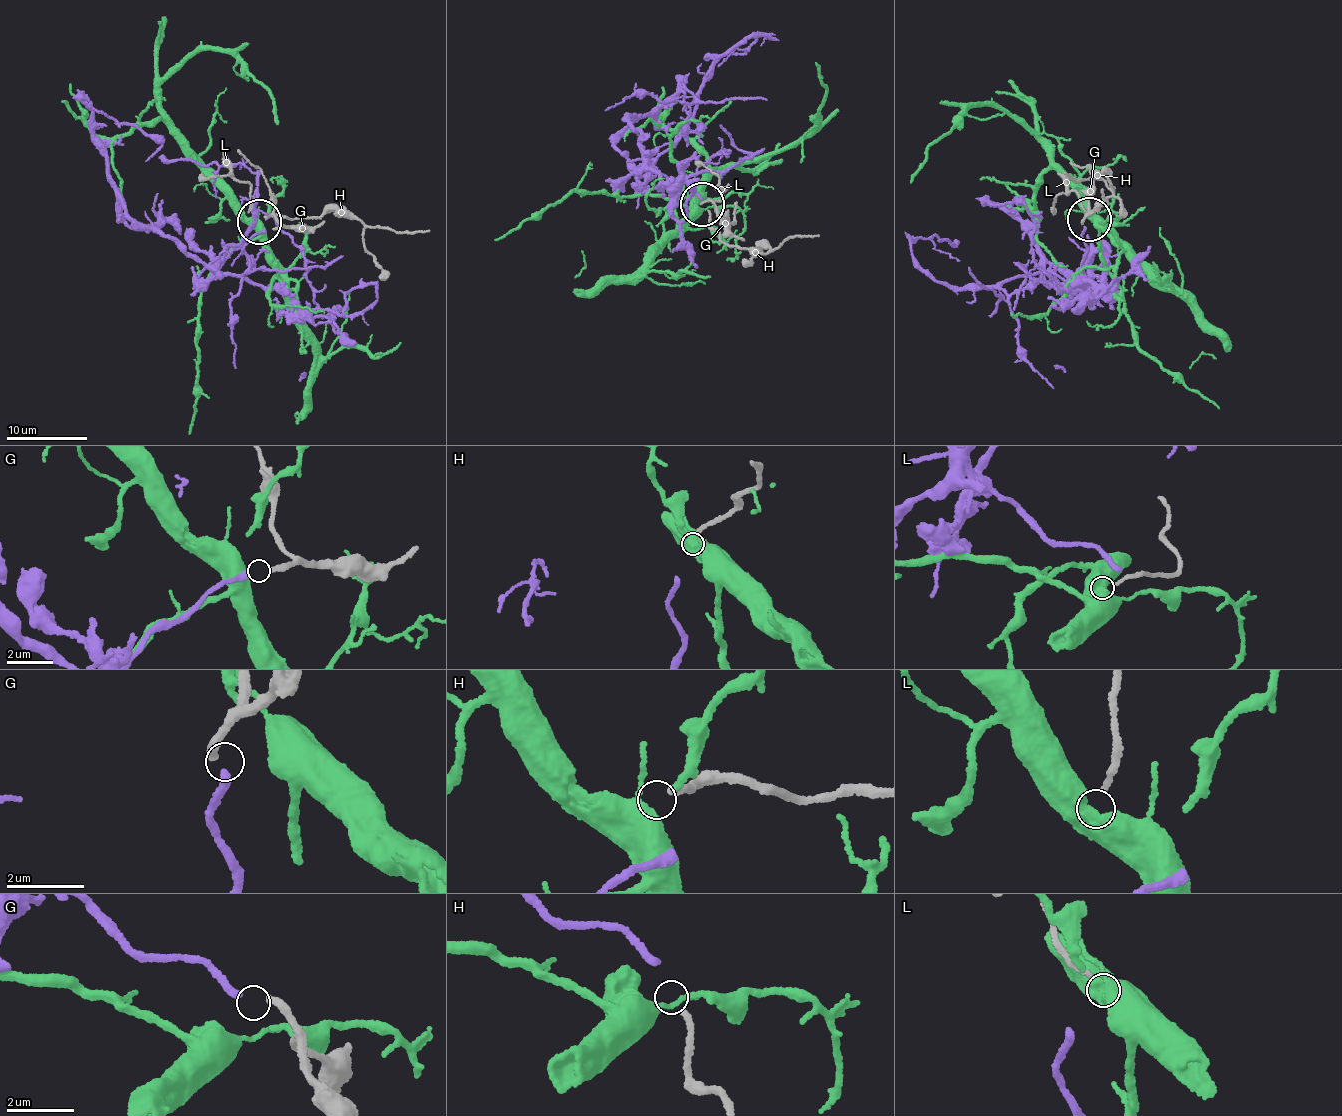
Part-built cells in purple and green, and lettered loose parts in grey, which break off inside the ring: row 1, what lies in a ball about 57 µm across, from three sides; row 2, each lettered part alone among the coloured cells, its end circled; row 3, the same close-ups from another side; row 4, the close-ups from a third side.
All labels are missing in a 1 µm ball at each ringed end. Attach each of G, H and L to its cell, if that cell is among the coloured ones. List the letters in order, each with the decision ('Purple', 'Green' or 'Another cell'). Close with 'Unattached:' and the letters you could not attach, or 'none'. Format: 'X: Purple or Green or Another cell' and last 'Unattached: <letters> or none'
G: Purple
H: Another cell
L: Another cell
Unattached: H, L

